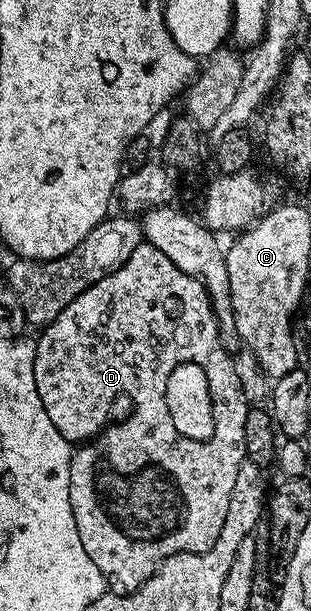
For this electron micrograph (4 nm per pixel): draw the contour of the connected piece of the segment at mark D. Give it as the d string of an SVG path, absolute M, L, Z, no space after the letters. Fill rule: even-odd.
M147 245L134 249L126 265L102 277L102 281L90 285L86 293L74 297L74 301L70 301L70 305L58 313L52 324L39 332L34 353L34 385L38 389L42 409L46 409L46 417L54 421L54 429L58 429L58 433L62 433L62 437L66 437L66 441L74 448L70 465L70 505L74 509L78 537L82 537L82 549L86 549L86 557L98 565L98 573L102 573L111 594L134 593L159 569L165 559L182 553L202 553L210 549L210 545L218 541L218 533L222 533L222 521L226 521L226 509L230 505L230 492L234 490L238 465L246 462L246 417L250 410L248 399L244 396L244 383L224 346L225 340L221 336L216 316L212 314L212 303L208 300L208 291L202 281L182 273L182 269L178 269L178 265L174 265L166 253ZM183 363L201 367L210 385L210 401L214 405L214 433L206 440L191 439L177 433L166 409L166 381L173 369Z

